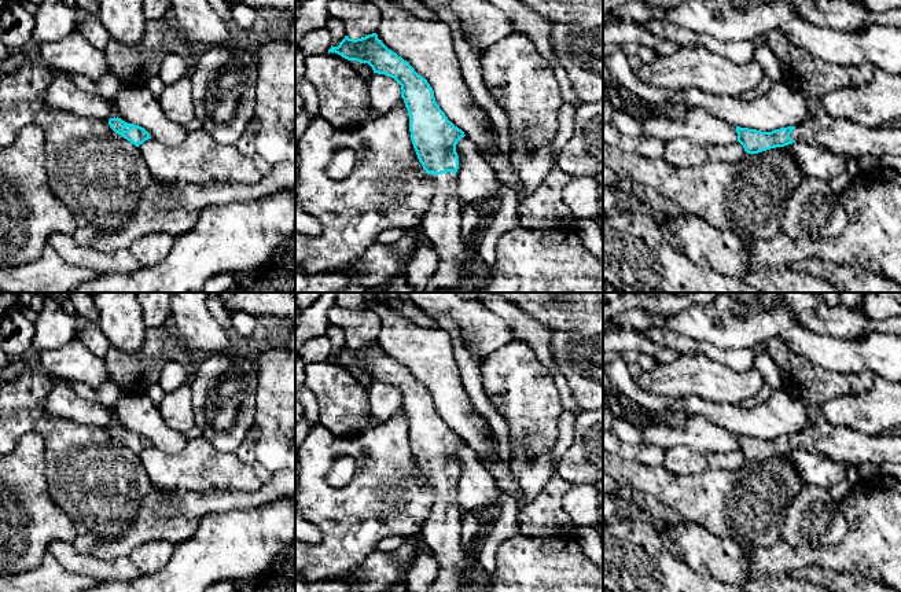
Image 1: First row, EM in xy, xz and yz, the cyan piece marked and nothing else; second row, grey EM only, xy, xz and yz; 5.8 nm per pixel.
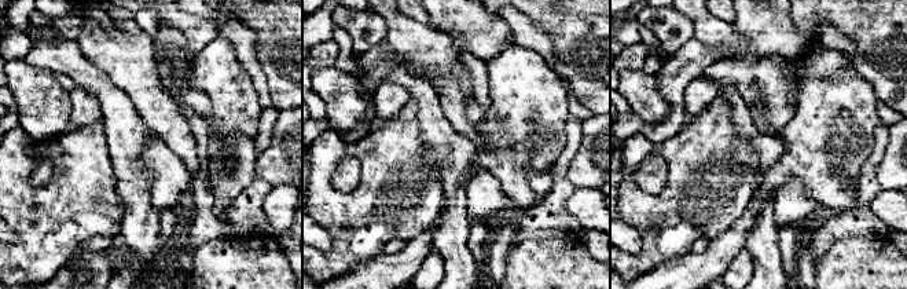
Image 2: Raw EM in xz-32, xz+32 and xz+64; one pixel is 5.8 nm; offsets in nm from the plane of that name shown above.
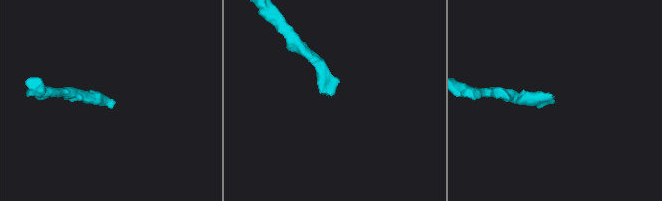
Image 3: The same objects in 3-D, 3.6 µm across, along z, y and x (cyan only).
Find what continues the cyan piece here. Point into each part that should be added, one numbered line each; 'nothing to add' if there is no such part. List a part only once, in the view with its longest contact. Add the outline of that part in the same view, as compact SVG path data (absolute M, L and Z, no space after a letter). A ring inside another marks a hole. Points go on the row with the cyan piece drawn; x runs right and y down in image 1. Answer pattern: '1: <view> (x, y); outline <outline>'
1: xz (441, 223); outline M452 172L427 174L431 183L431 199L420 225L433 243L438 265L426 293L456 288L464 291L464 277L474 265L474 258L461 236L461 202L456 194L456 176Z

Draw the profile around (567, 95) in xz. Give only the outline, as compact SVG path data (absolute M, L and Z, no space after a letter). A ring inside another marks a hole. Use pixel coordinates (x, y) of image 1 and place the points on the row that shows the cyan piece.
M486 0L504 11L512 22L512 32L527 36L537 51L549 62L559 82L563 103L581 106L581 99L574 93L566 70L560 66L552 41L552 25L518 0Z

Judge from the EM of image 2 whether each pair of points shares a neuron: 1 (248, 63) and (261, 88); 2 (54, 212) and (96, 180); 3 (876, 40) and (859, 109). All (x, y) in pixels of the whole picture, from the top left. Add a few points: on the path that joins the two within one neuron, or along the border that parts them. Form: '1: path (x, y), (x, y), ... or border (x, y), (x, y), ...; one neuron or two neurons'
1: path (253, 69), (260, 83); one neuron
2: path (65, 212), (85, 191); one neuron
3: border (845, 54), (849, 65), (871, 86), (878, 98); two neurons

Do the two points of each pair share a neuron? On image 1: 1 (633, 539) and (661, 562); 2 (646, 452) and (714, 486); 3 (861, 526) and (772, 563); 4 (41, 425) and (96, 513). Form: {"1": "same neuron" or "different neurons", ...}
{"1": "same neuron", "2": "different neurons", "3": "same neuron", "4": "same neuron"}

